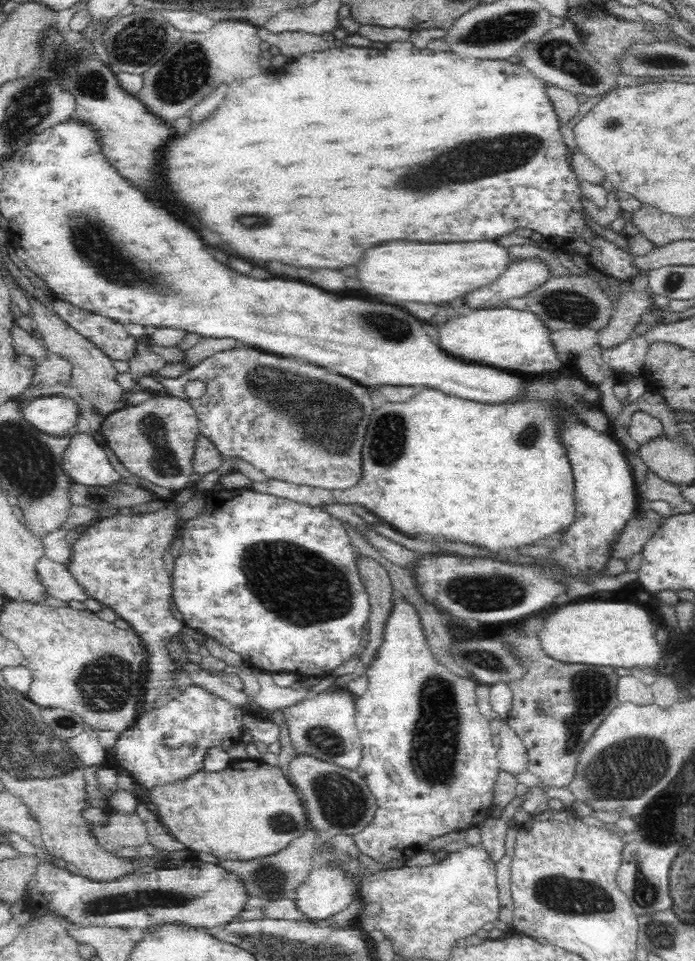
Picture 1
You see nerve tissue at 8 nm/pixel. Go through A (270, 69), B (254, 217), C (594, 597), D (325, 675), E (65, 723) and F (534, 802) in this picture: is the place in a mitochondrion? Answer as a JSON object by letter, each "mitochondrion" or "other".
{"A":"other","B":"mitochondrion","C":"other","D":"other","E":"mitochondrion","F":"other"}

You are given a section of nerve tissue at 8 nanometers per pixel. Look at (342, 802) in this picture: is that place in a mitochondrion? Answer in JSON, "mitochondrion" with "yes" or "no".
{"mitochondrion":"yes"}

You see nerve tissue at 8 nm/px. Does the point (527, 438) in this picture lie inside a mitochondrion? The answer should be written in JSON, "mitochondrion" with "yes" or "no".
{"mitochondrion":"yes"}

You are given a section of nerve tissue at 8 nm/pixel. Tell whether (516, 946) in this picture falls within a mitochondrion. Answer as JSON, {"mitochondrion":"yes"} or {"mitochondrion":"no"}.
{"mitochondrion":"no"}

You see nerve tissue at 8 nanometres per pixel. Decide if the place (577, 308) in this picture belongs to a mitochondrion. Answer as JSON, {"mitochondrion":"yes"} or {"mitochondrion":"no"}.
{"mitochondrion":"yes"}

